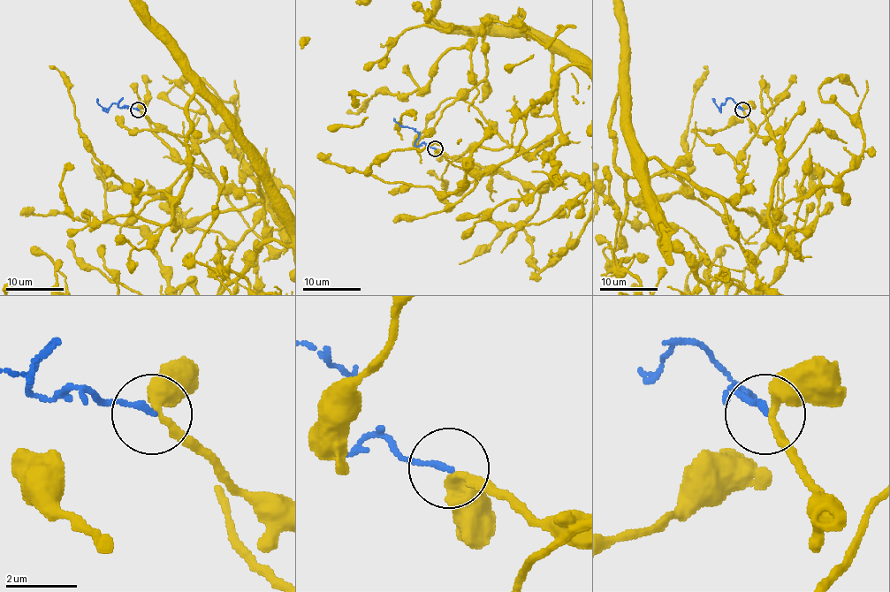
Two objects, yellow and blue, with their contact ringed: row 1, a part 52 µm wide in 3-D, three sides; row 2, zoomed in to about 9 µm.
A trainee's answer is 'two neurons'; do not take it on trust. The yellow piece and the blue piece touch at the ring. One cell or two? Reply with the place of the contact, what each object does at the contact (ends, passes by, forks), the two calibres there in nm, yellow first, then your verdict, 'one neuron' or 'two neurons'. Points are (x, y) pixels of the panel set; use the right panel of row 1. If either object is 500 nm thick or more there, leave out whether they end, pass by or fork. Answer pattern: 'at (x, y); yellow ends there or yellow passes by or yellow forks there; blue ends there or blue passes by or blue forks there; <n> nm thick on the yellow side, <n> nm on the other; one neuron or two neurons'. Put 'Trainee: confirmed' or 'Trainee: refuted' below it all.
at (742, 110); yellow passes by; blue ends there; 360 nm thick on the yellow side, 160 nm on the other; two neurons
Trainee: confirmed

